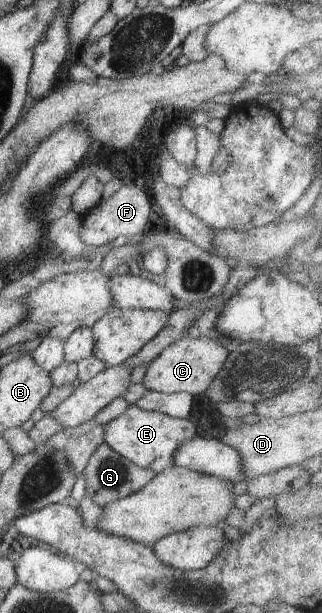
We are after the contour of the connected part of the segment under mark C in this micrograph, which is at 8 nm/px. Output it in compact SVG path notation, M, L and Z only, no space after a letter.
M186 335L165 347L162 353L149 363L142 385L147 390L165 394L174 392L186 392L193 396L204 394L219 371L223 369L228 354L228 348L216 340L205 337L191 338Z

